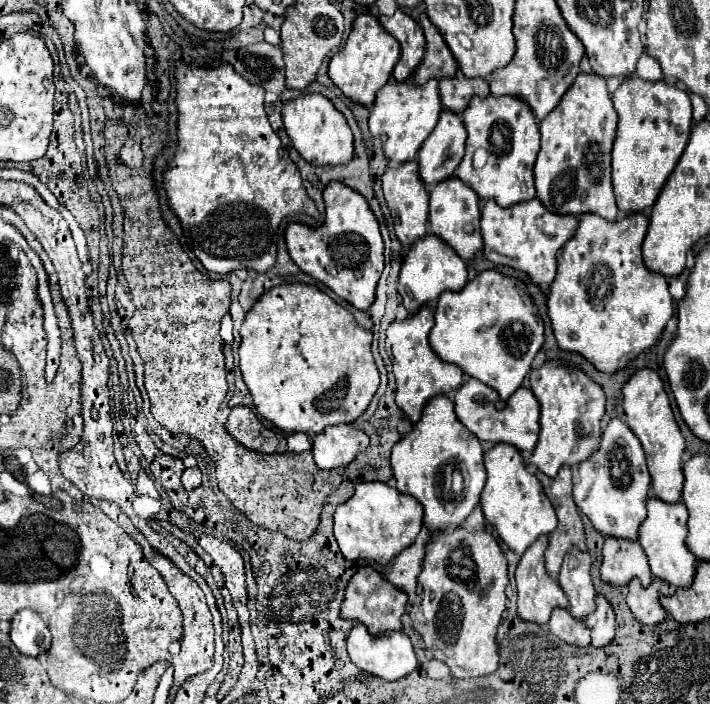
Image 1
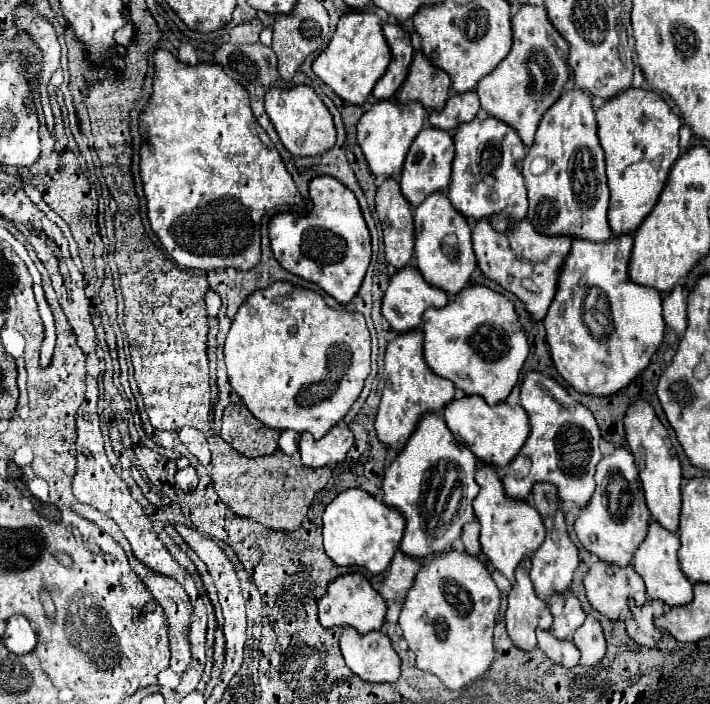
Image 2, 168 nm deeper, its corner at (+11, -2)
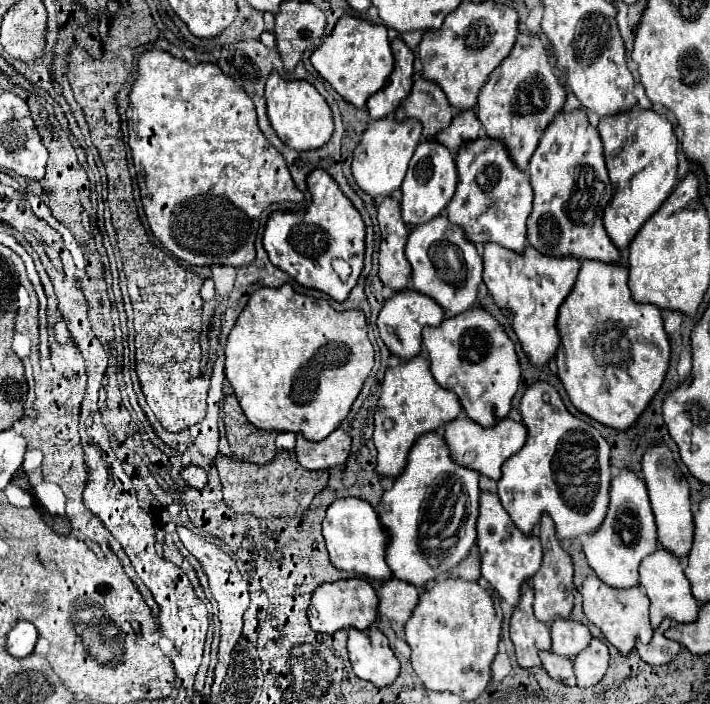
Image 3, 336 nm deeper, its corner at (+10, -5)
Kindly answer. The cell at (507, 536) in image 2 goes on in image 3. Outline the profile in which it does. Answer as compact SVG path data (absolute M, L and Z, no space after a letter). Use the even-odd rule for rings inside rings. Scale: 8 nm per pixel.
M482 491L480 517L476 521L476 531L478 531L478 549L480 549L480 561L482 561L482 577L498 591L498 595L506 603L516 607L520 601L520 585L532 579L542 563L542 547L538 537L520 533L516 525L510 521L502 503L498 501L498 495L488 491Z

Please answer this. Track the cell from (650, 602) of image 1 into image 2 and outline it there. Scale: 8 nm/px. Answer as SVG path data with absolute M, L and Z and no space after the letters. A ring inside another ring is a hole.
M629 600L629 614L625 618L627 634L643 646L655 646L661 638L661 630L653 624L653 620L663 614L663 608L665 604L661 600L647 600L643 606Z

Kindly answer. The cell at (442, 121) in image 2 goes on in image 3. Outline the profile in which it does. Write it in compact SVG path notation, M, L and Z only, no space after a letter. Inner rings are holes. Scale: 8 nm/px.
M468 109L468 111L460 111L454 117L452 125L448 129L444 129L442 133L438 133L436 141L446 145L446 149L450 149L450 151L458 151L468 141L478 139L478 135L482 135L482 123L474 115L474 111Z

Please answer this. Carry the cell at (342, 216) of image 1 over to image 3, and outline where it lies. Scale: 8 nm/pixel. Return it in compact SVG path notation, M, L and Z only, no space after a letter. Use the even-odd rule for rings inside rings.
M314 169L308 179L308 191L312 193L312 203L306 213L290 213L290 211L274 211L268 217L262 245L270 257L270 261L288 273L298 285L306 289L318 289L330 295L334 301L342 303L352 287L358 281L358 275L364 267L364 235L366 227L360 213L354 209L350 199L340 191L338 183L324 171ZM332 259L344 259L350 263L352 273L346 283L338 279L332 269Z

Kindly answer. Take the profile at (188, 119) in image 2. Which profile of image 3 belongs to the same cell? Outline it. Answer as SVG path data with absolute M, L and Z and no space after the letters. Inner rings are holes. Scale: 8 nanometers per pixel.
M148 51L138 59L138 77L136 83L132 85L130 93L128 93L128 109L126 109L126 117L128 117L128 145L132 149L132 159L138 171L138 187L140 187L140 195L142 195L142 205L144 205L144 213L148 217L150 229L152 233L158 237L158 241L162 243L162 247L174 255L180 261L186 261L190 265L232 265L232 267L242 267L242 265L250 265L250 261L254 261L254 239L256 239L256 231L258 231L258 221L260 215L266 207L270 207L272 203L280 203L280 201L296 201L302 203L304 195L298 191L298 187L294 185L290 171L286 167L284 157L276 151L276 147L262 135L258 123L256 123L256 109L254 103L250 101L250 97L246 95L246 91L242 91L238 87L238 83L230 77L226 77L218 65L214 63L198 63L192 65L184 59L176 59L172 55L168 55L166 51Z

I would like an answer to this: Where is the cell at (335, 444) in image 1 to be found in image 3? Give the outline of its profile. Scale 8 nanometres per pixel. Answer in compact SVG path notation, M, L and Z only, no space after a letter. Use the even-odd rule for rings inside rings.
M340 427L332 431L326 439L312 443L304 439L300 433L296 435L296 459L304 469L328 469L334 465L342 465L350 455L350 437Z

